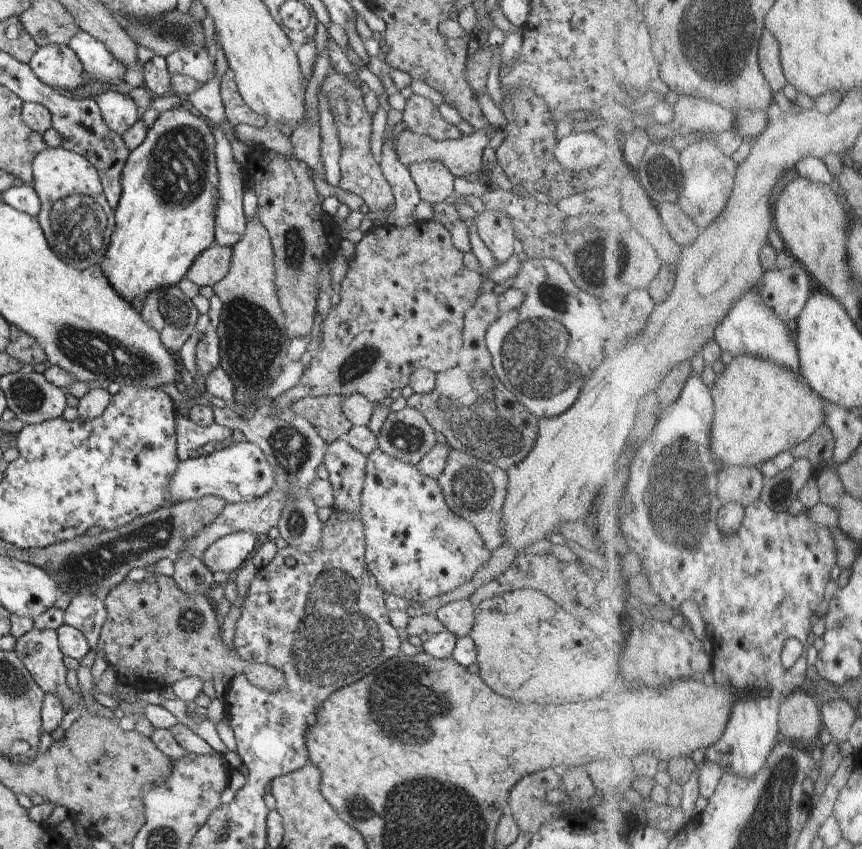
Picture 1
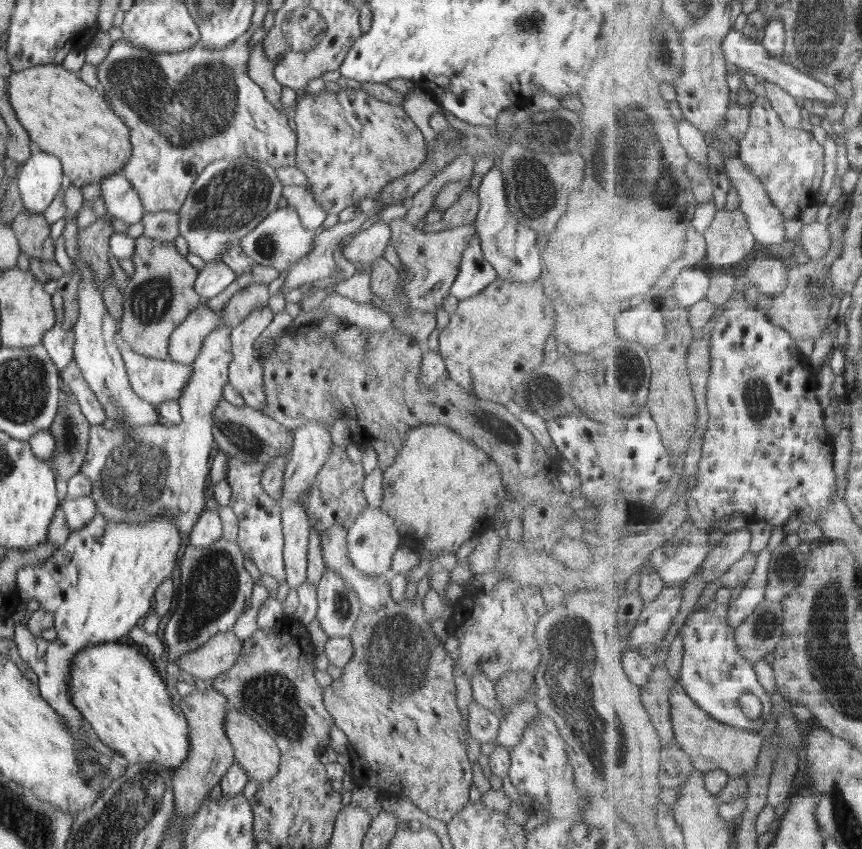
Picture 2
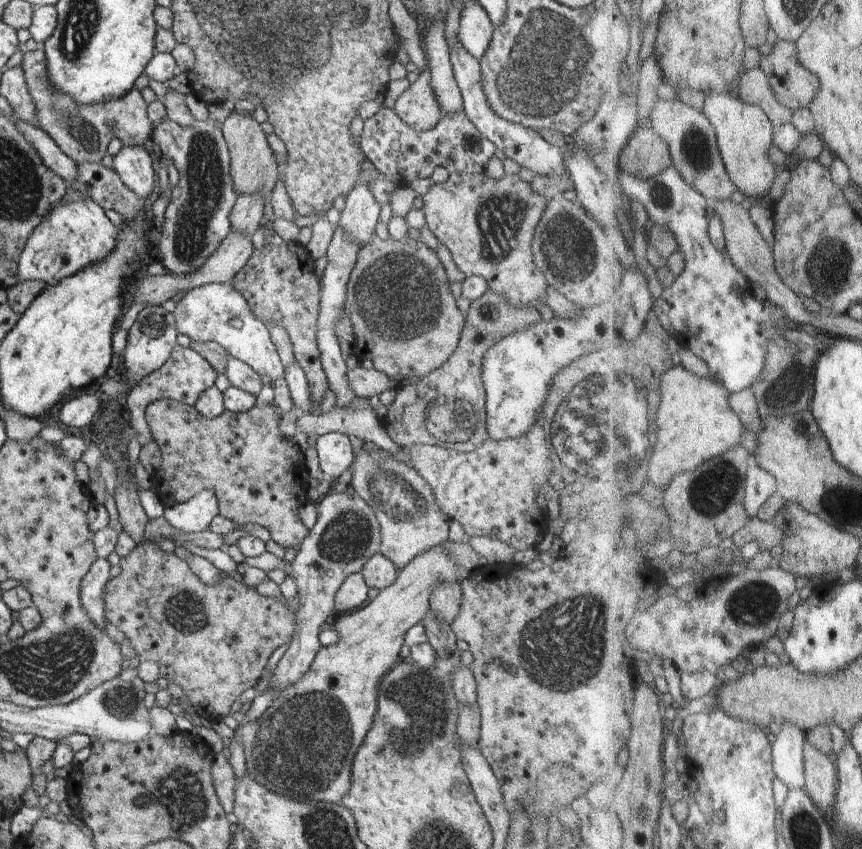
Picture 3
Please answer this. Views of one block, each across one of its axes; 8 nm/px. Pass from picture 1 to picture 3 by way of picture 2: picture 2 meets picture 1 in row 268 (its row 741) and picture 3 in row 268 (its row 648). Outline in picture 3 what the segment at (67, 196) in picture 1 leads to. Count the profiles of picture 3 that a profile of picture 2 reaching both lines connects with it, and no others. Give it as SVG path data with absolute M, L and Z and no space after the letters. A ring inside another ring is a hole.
M92 199L60 200L36 225L20 253L17 260L19 285L56 285L67 276L75 275L80 269L107 257L114 248L118 233L118 227L108 219L105 210Z

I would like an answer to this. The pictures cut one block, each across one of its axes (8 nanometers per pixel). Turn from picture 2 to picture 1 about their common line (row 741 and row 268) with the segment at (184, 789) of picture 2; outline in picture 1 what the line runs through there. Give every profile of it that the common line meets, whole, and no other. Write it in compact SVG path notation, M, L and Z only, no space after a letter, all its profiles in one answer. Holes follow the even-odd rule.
M214 242L194 260L186 277L199 288L213 288L228 275L231 255L230 247L222 247Z

